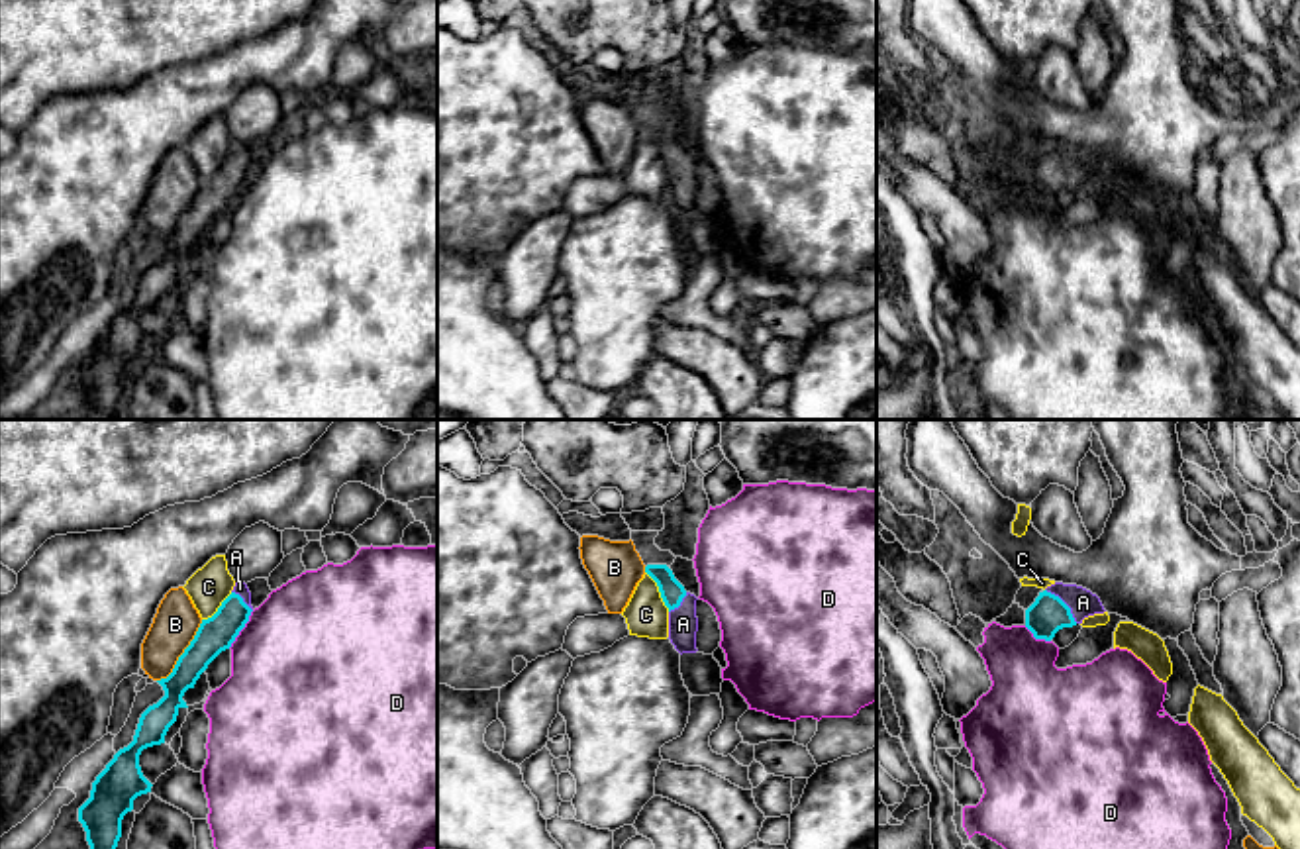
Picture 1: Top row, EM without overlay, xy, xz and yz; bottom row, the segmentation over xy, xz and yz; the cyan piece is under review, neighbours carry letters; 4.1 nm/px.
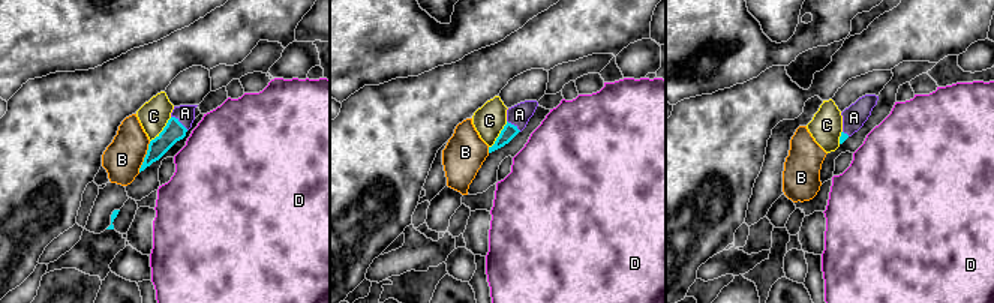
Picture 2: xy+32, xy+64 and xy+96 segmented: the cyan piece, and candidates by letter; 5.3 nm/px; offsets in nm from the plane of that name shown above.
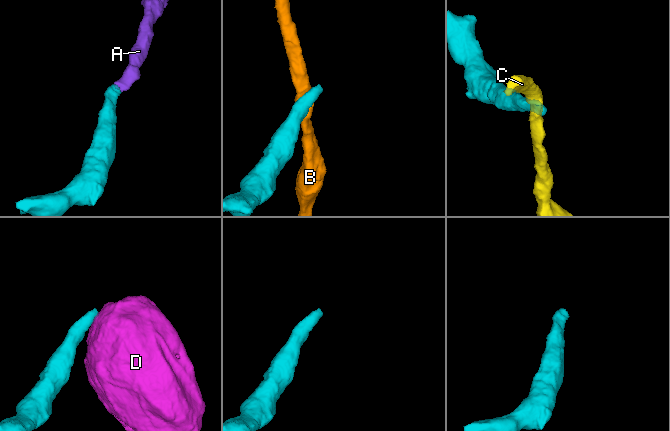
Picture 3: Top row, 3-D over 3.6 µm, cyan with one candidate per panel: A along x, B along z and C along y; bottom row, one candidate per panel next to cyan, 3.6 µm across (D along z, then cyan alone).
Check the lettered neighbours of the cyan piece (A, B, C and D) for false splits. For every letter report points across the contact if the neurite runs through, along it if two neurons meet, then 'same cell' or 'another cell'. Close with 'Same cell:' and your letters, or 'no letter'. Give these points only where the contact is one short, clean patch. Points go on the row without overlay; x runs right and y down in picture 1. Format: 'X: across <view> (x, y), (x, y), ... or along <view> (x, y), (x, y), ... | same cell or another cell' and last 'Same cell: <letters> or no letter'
A: across yz (1048, 175), (1065, 165), (1083, 163) | same cell
B: along xy (202, 181), (175, 228), (157, 242) | another cell
C: along xz (646, 132), (669, 171) | another cell
D: along xy (253, 171), (228, 208) | another cell
Same cell: A

